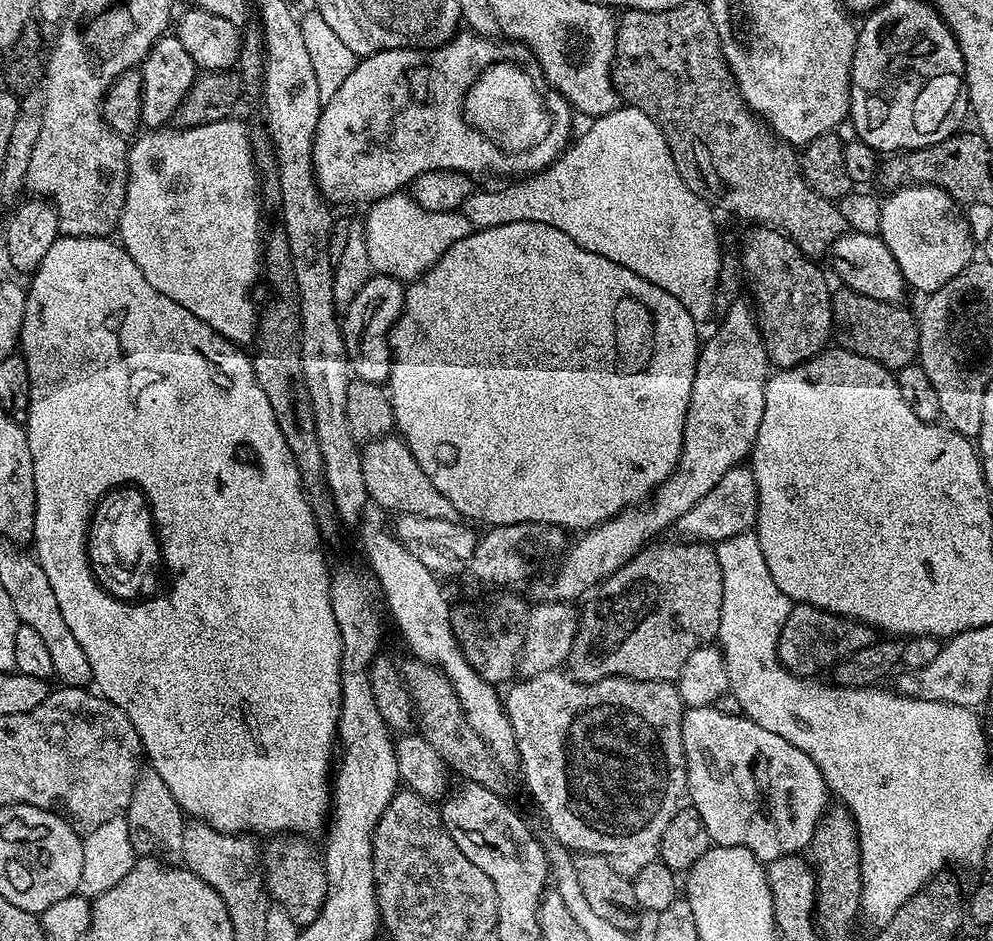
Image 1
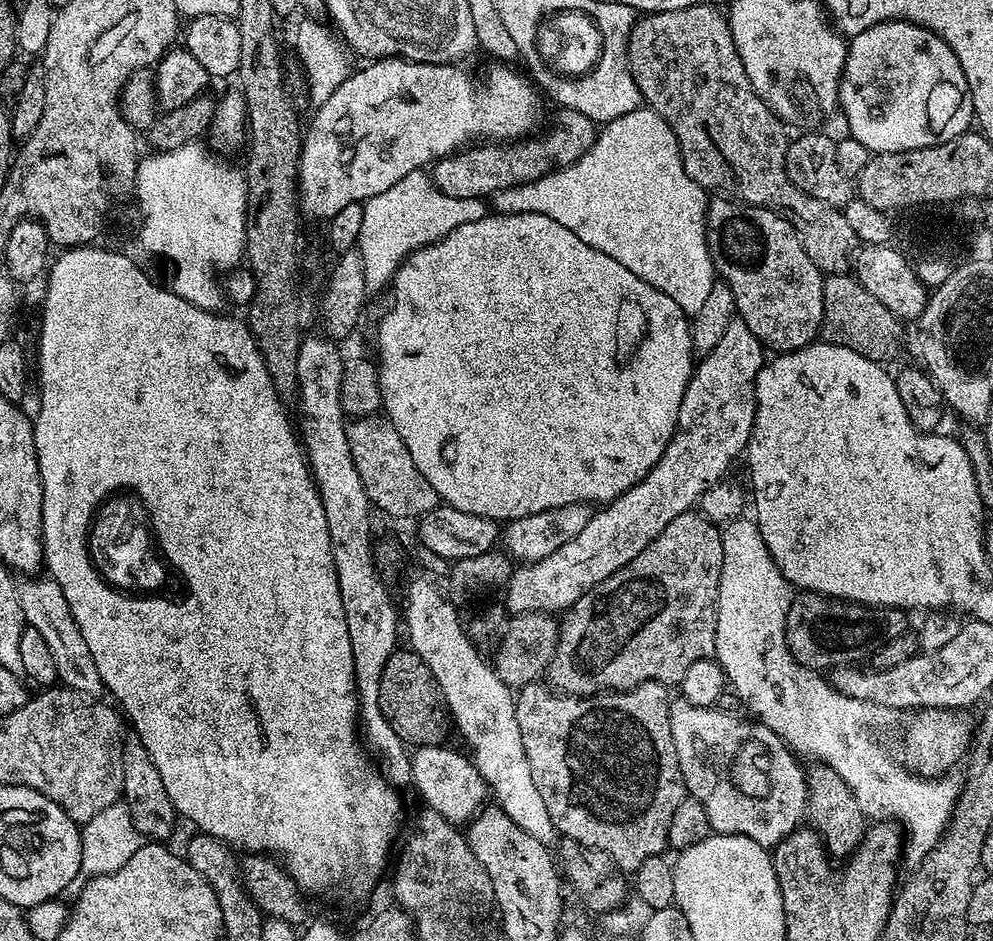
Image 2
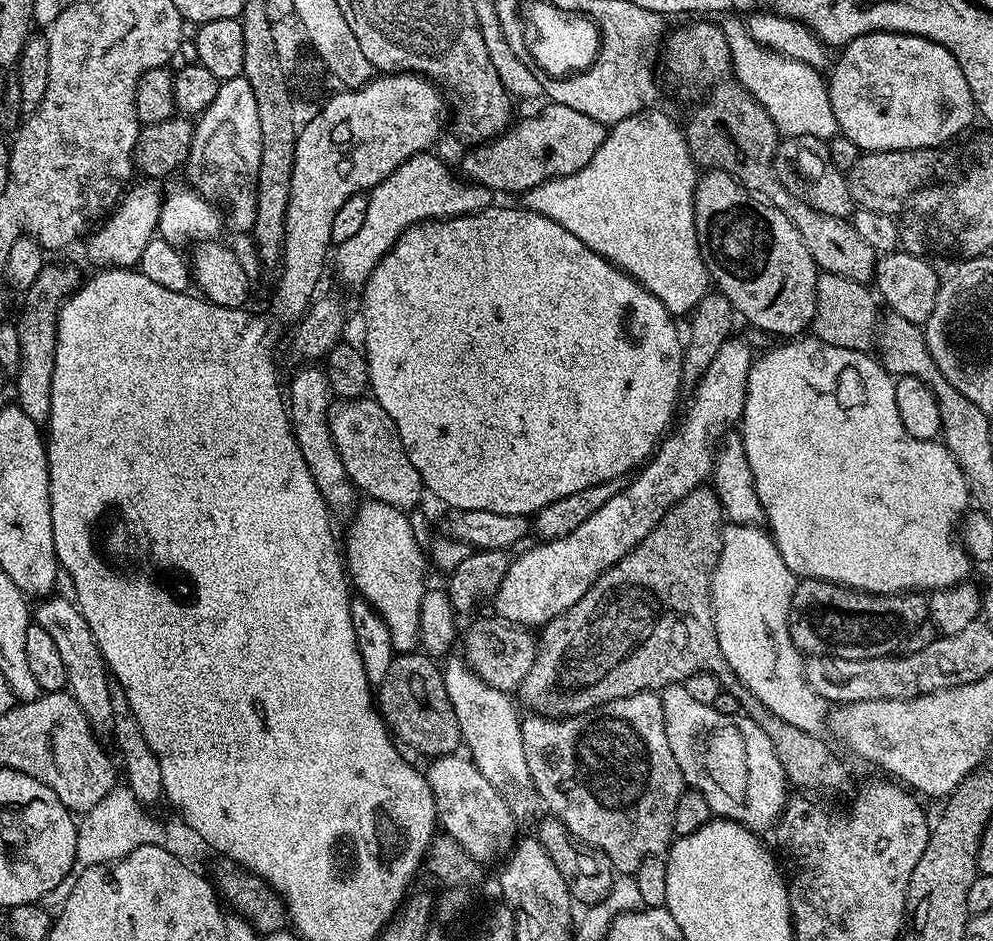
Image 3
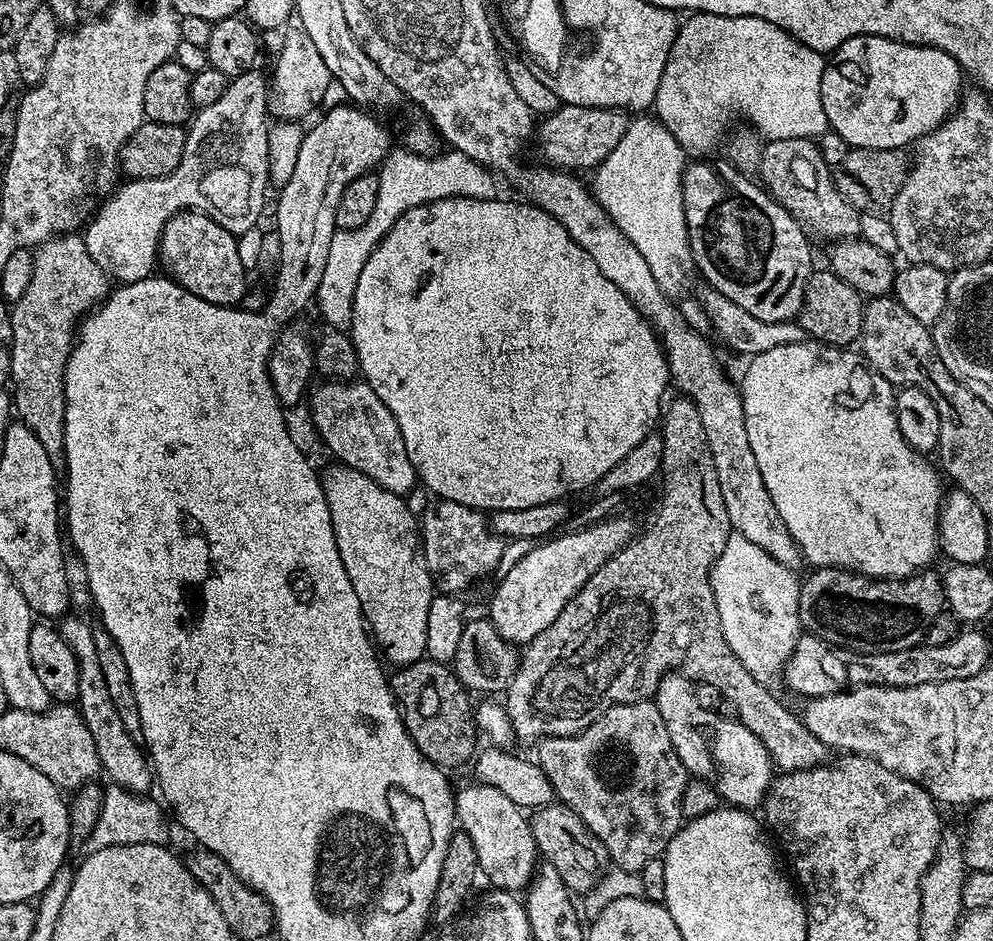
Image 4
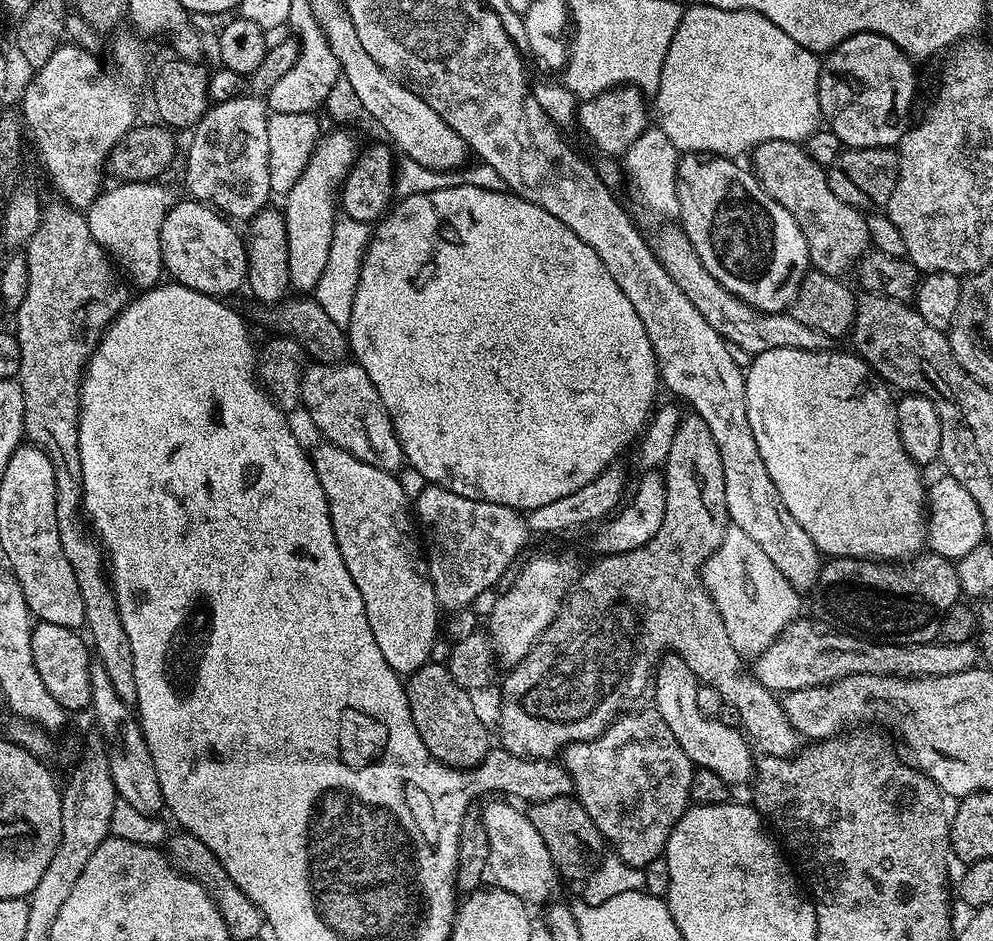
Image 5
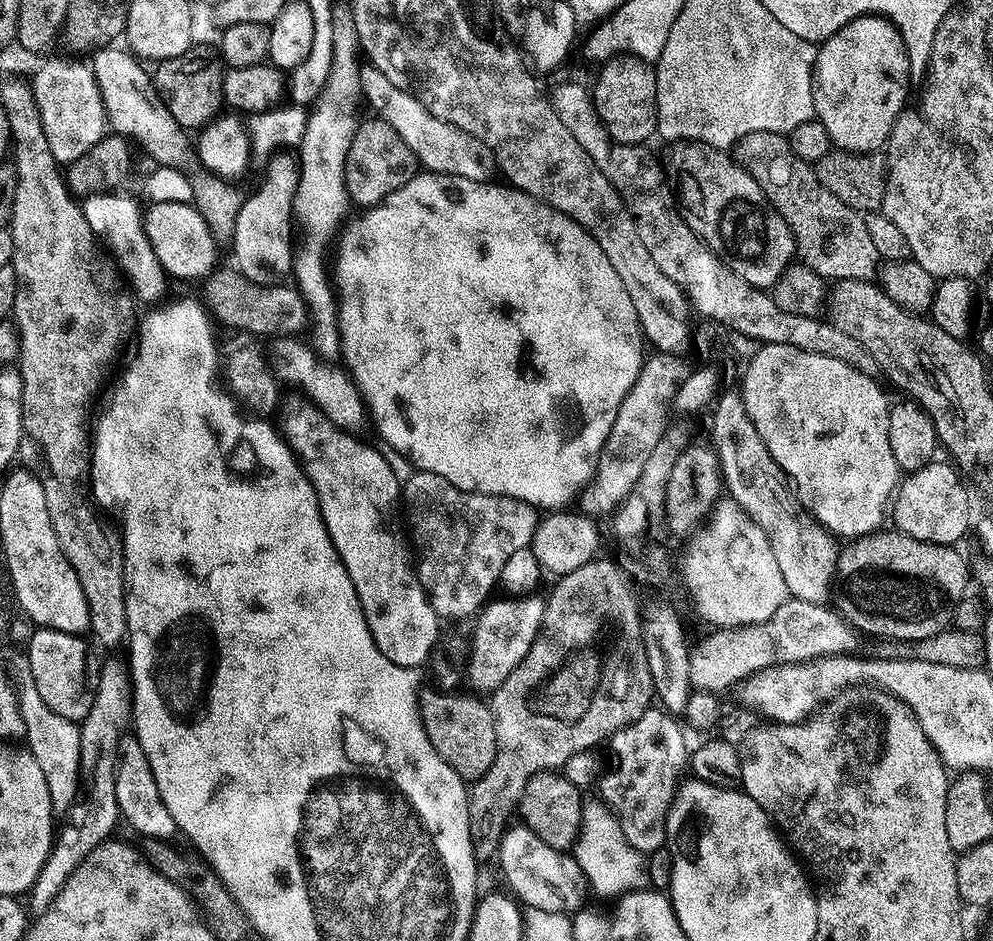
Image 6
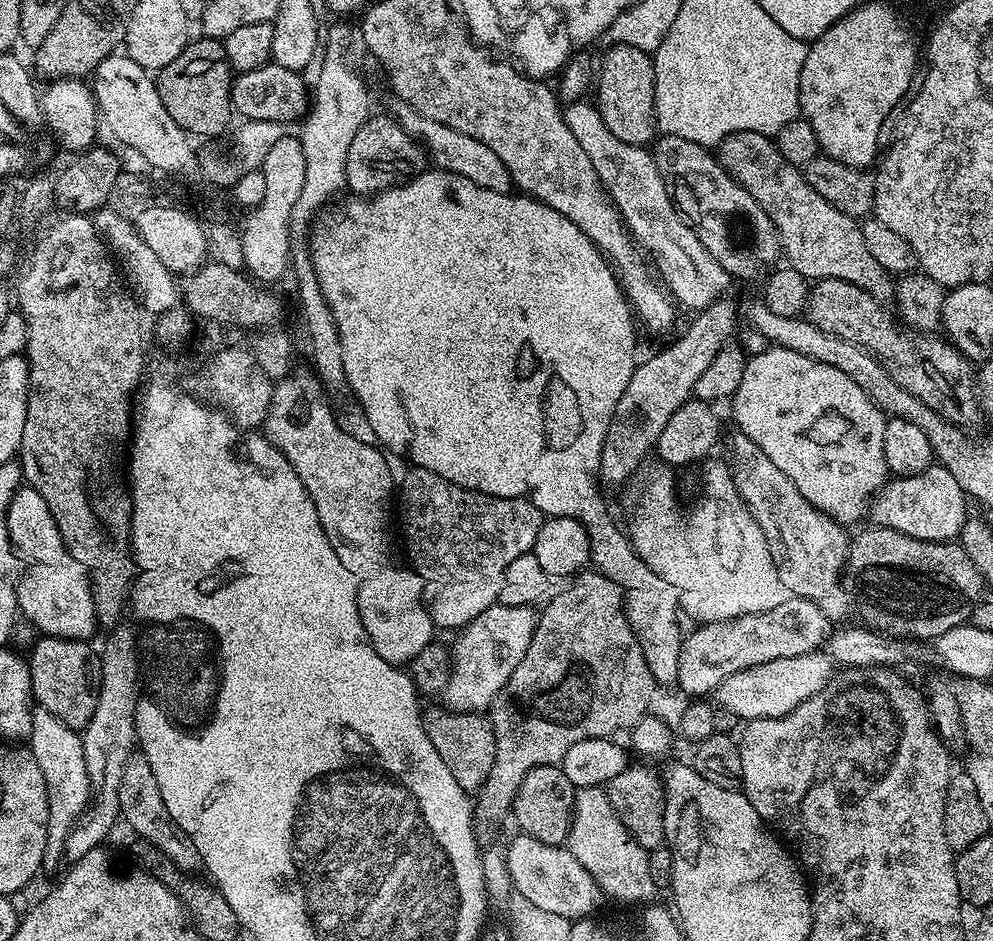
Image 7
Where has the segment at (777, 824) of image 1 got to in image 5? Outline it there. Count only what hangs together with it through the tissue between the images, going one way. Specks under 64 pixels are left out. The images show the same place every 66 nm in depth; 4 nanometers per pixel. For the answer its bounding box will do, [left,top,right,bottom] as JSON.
[654,652,754,786]

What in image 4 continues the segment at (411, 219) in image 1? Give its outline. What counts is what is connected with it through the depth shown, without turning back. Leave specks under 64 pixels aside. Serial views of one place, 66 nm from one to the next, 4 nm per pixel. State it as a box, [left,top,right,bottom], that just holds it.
[315,150,518,330]

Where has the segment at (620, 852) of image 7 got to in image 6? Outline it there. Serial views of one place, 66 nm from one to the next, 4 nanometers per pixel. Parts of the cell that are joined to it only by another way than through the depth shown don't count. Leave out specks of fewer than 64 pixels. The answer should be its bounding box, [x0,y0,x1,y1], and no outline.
[574,798,649,898]

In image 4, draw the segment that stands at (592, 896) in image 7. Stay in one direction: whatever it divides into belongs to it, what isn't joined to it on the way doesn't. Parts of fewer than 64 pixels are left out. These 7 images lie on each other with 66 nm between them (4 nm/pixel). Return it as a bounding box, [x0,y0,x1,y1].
[455,782,538,889]

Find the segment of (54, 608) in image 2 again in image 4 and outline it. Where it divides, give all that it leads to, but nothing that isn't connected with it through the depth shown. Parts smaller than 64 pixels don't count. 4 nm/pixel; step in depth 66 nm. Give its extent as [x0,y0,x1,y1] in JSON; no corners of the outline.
[58,615,154,793]

